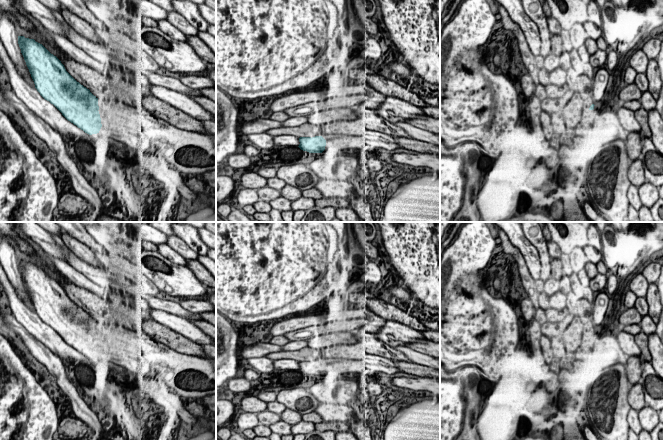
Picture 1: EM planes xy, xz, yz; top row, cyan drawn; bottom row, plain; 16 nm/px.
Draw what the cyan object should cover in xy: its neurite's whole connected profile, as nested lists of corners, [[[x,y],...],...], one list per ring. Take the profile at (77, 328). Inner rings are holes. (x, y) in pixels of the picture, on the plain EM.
[[[18,260],[18,268],[40,319],[85,357],[99,357],[98,322],[77,306],[61,285],[34,263]]]

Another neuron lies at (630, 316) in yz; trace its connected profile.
[[[636,307],[626,309],[619,316],[619,322],[620,324],[623,324],[624,326],[630,325],[630,324],[640,324],[641,320],[642,320],[642,316],[638,312]]]

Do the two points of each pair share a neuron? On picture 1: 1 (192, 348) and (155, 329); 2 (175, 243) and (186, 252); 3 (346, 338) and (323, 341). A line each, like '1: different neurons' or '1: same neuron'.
1: same neuron
2: same neuron
3: same neuron

